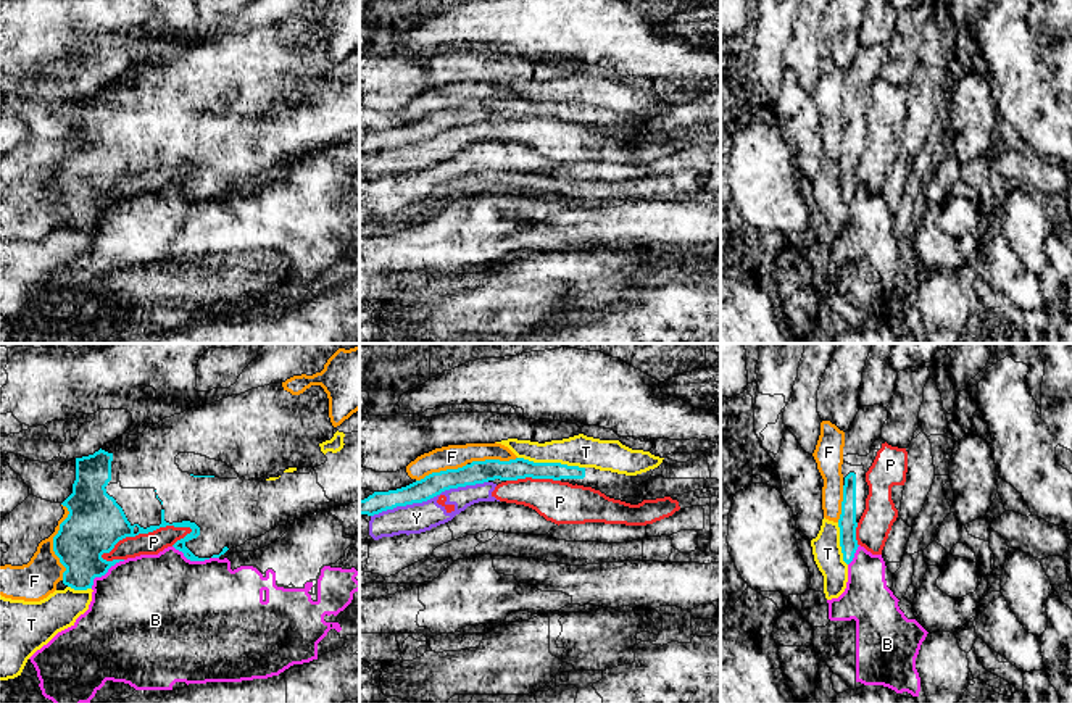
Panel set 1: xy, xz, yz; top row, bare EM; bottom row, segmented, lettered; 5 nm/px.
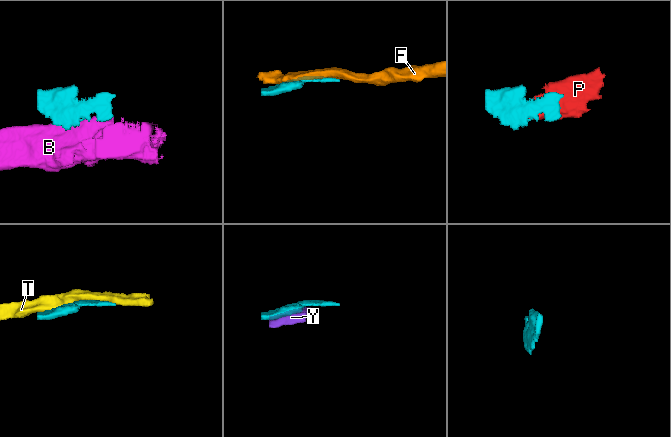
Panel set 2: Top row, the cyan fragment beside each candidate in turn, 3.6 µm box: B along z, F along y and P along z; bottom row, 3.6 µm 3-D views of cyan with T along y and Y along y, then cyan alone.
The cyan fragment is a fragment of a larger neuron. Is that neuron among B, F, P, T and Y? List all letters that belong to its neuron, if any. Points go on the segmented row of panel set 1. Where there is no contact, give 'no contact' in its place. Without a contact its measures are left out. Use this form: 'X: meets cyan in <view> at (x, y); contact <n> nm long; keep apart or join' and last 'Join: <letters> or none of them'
B: meets cyan in xy at (195, 560); contact 240 nm long; keep apart
F: meets cyan in xy at (54, 542); contact 380 nm long; keep apart
P: meets cyan in xy at (145, 532); contact 480 nm long; keep apart
T: meets cyan in xz at (552, 463); contact 340 nm long; keep apart
Y: meets cyan in xz at (429, 499); contact 600 nm long; keep apart
Join: none of them

